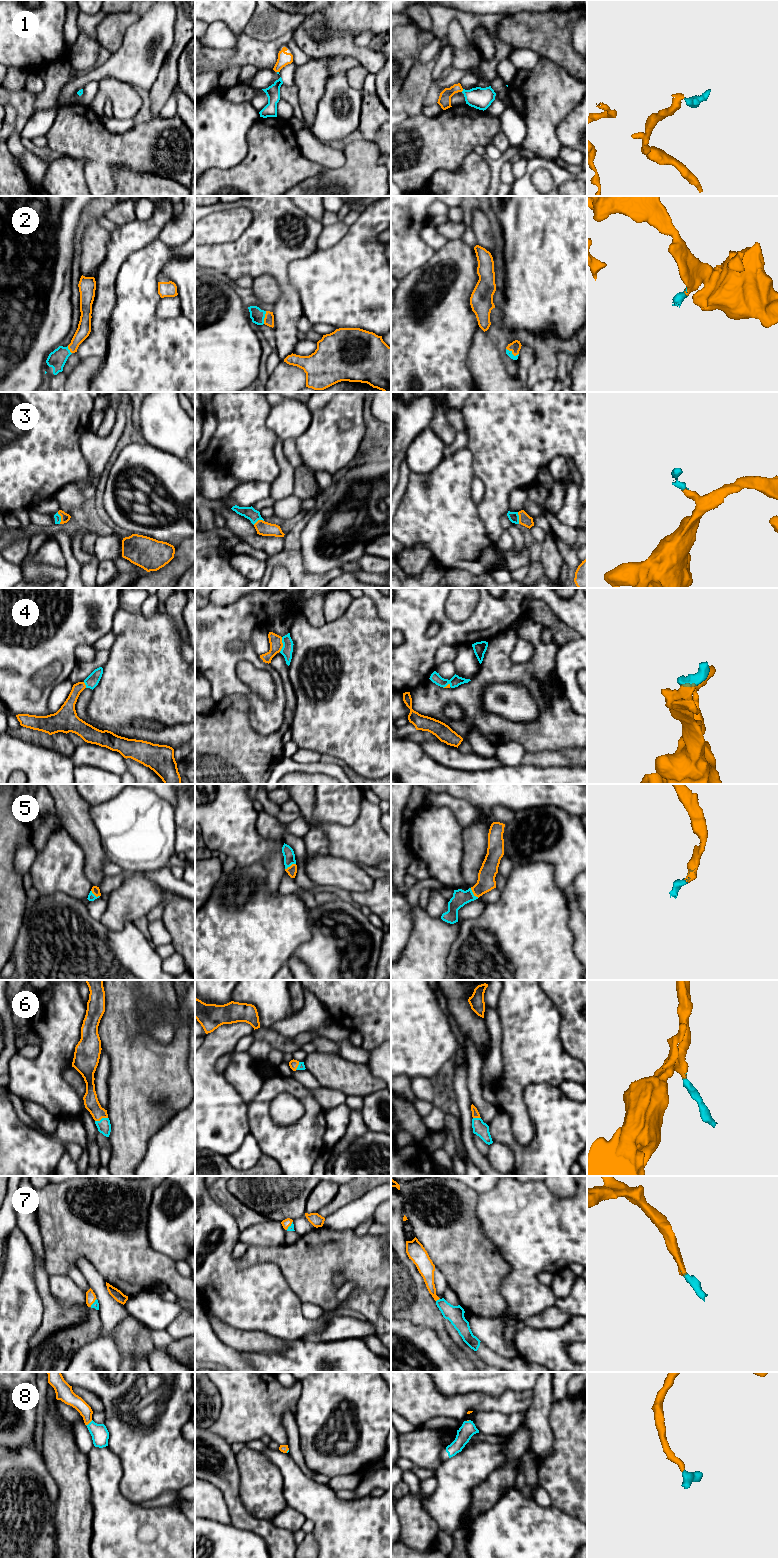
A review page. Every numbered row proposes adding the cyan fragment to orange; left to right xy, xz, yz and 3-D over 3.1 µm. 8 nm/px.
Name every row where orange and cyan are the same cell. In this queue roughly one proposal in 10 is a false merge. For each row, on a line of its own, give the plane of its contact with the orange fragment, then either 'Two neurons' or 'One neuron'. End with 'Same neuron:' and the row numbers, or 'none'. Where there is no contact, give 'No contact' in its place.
1: Touches orange in yz. One neuron
2: Touches orange in yz. One neuron
3: Touches orange in xy. One neuron
4: Touches orange in xz. One neuron
5: Touches orange in yz. One neuron
6: Touches orange in xy. One neuron
7: Touches orange in yz. One neuron
8: Touches orange in xy. One neuron
Same neuron: 1, 2, 3, 4, 5, 6, 7, 8

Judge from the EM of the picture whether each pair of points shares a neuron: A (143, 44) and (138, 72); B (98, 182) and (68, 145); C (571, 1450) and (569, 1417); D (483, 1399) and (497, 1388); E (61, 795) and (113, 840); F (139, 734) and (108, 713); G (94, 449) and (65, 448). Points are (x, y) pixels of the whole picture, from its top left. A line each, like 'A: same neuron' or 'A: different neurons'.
A: same neuron
B: same neuron
C: same neuron
D: different neurons
E: different neurons
F: different neurons
G: different neurons

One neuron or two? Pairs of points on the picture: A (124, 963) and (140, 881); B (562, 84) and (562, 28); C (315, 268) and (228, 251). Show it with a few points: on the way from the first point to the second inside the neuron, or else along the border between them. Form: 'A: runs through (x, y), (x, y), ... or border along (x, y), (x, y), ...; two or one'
A: border along (134, 922), (127, 922), (118, 931), (110, 930); two
B: border along (541, 56), (553, 60), (576, 78); two
C: border along (312, 254), (289, 264), (288, 281), (293, 286); two

